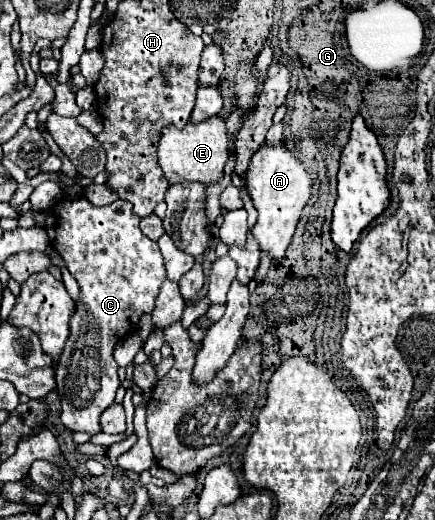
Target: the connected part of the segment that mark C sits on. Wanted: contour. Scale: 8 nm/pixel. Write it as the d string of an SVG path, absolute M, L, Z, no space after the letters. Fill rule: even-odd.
M62 197L54 207L46 209L44 229L52 247L66 261L68 271L80 285L80 299L76 301L74 315L70 319L70 337L56 363L56 383L62 401L62 423L70 431L86 431L90 435L100 433L100 415L114 403L114 395L120 387L118 365L114 361L114 347L124 337L136 333L140 317L152 313L160 285L166 279L164 259L158 243L150 241L140 231L140 217L132 211L130 201L116 201L106 207L92 205L86 197Z

